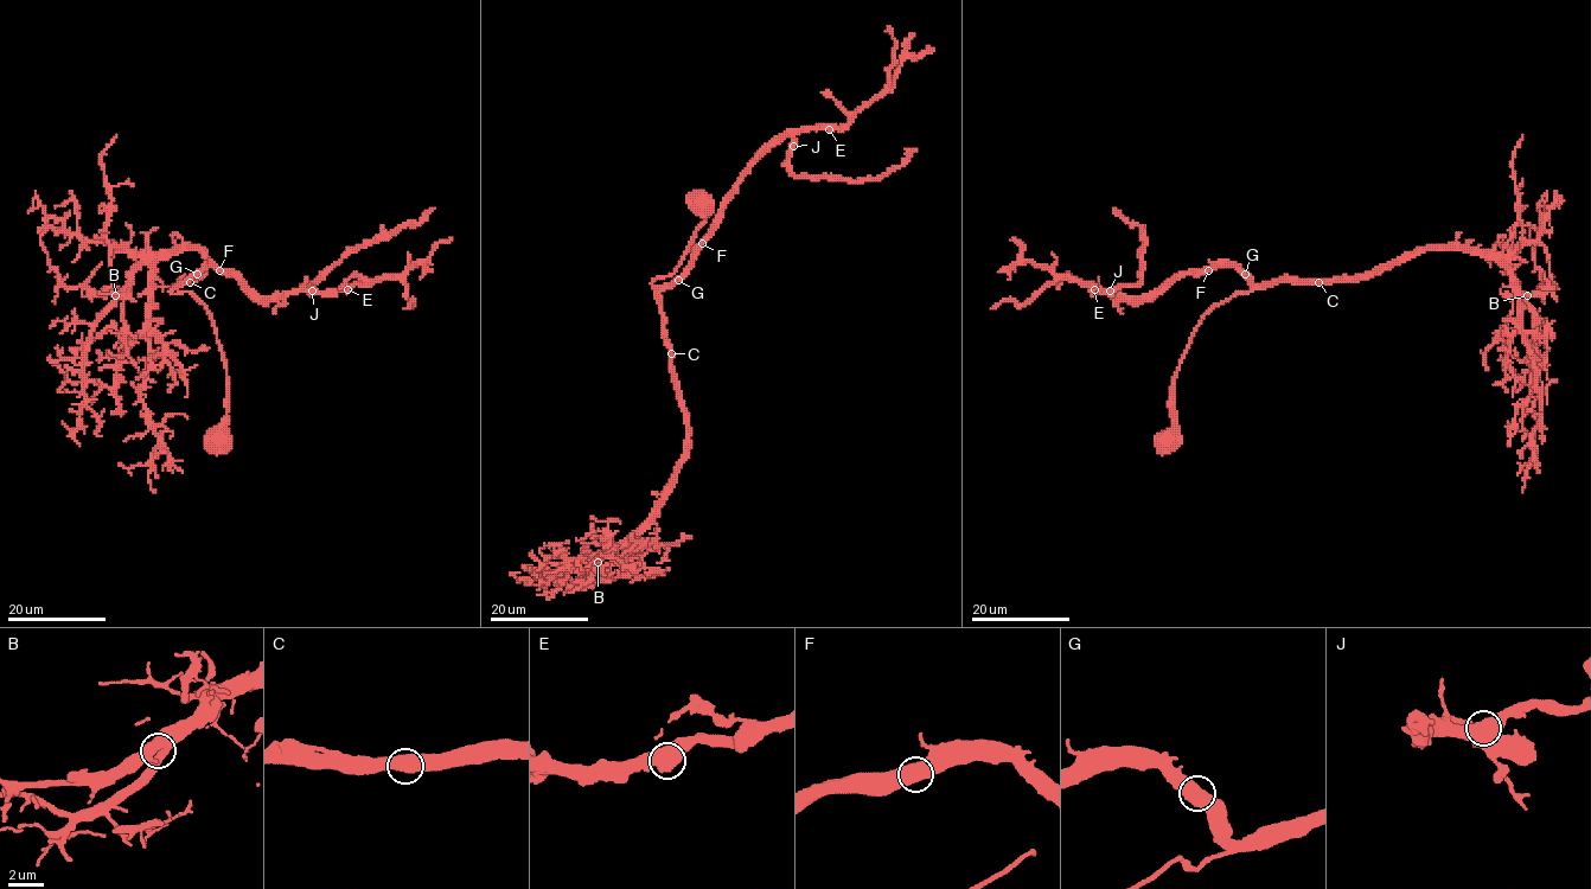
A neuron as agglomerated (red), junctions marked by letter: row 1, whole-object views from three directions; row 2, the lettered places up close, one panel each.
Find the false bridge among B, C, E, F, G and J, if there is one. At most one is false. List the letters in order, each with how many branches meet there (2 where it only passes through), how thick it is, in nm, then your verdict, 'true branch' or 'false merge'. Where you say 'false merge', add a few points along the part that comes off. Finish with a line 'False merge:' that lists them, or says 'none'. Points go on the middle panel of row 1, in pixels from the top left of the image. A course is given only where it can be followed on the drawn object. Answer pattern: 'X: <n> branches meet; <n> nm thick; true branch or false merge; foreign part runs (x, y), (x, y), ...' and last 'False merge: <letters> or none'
B: 2 branches meet; 600 nm thick; true branch
C: 2 branches meet; 650 nm thick; true branch
E: 2 branches meet; 600 nm thick; true branch
F: 2 branches meet; 600 nm thick; true branch
G: 2 branches meet; 600 nm thick; true branch
J: 2 branches meet; 650 nm thick; true branch
False merge: none

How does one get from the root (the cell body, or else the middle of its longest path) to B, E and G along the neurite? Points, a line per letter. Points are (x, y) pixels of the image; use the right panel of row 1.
B: (1168, 437), (1174, 375), (1189, 337), (1239, 292), (1353, 277), (1429, 249), (1481, 249), (1527, 295)
E: (1168, 437), (1174, 375), (1194, 327), (1214, 307), (1253, 286), (1234, 266), (1209, 266), (1150, 294), (1094, 289)
G: (1168, 437), (1174, 375), (1189, 337), (1214, 307), (1253, 288), (1245, 274)

